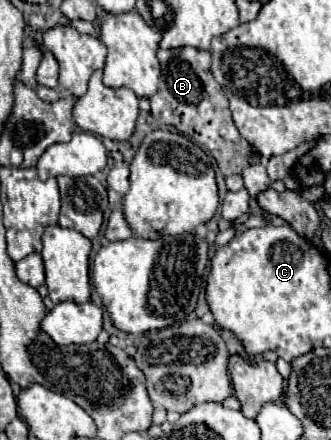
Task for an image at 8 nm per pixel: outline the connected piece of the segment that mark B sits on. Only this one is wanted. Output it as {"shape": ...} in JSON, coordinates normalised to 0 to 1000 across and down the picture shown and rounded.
{"shape":[[[541,107],[505,116],[480,111],[474,130],[486,143],[486,193],[456,220],[456,261],[486,284],[529,289],[541,302],[577,311],[601,334],[619,334],[650,357],[674,398],[728,393],[746,375],[782,370],[782,348],[716,298],[686,243],[686,216],[631,161],[637,120],[589,107]]]}

